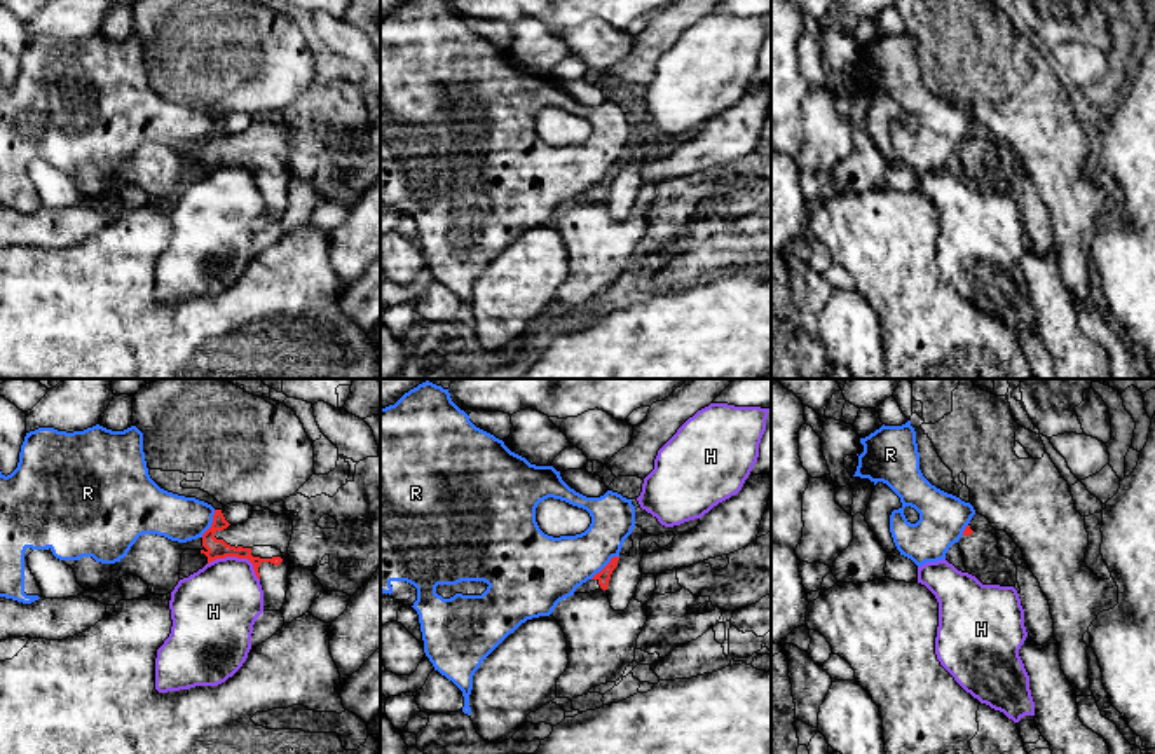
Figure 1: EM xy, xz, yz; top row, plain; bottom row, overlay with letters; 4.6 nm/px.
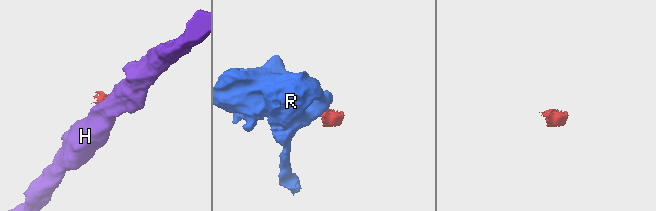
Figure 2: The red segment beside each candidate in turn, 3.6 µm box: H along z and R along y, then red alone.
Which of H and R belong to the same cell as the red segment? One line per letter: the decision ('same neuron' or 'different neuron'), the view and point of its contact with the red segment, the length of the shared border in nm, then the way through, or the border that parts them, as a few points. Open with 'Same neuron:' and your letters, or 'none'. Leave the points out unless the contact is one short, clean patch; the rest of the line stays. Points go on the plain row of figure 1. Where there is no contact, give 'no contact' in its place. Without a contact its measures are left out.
Same neuron: none
H: different neuron; meets red in xy at (238, 166); contact 260 nm long; border along xy (208, 171), (218, 166), (245, 166), (259, 189)
R: different neuron; meets red in xz at (606, 175); contact 170 nm long; border along xz (618, 164), (590, 187)

